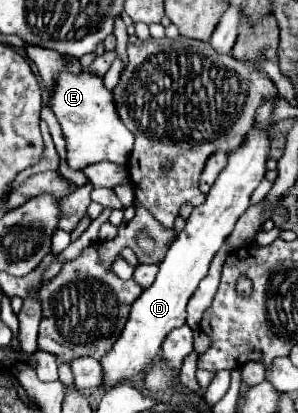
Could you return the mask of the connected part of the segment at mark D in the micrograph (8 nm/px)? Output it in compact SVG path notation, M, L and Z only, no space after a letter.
M265 100L257 112L257 124L253 132L249 132L245 144L229 154L229 164L225 166L225 172L217 178L211 192L207 194L205 204L193 208L191 216L187 218L187 224L183 232L175 238L171 248L167 250L163 262L159 264L159 274L151 288L147 288L131 306L129 320L123 328L121 338L101 360L105 368L105 384L103 386L115 386L119 380L133 378L141 374L141 370L153 362L153 358L161 352L161 340L173 330L185 324L187 312L185 306L189 298L193 296L197 284L207 276L209 264L217 250L223 246L225 238L233 232L235 222L239 216L249 208L249 198L253 190L259 186L259 182L265 178L265 162L269 152L269 132L273 128L271 124L271 110L273 100Z

